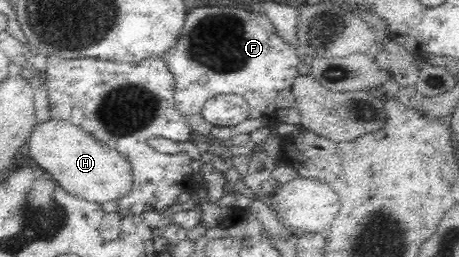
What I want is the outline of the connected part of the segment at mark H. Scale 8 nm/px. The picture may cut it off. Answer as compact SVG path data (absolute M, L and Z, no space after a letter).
M51 118L47 122L34 126L29 133L24 150L42 170L46 171L70 195L103 204L116 198L120 199L130 189L132 169L129 162L122 157L122 154L118 153L118 150L98 141L94 136L86 133L85 129L80 129L80 127L68 120Z

